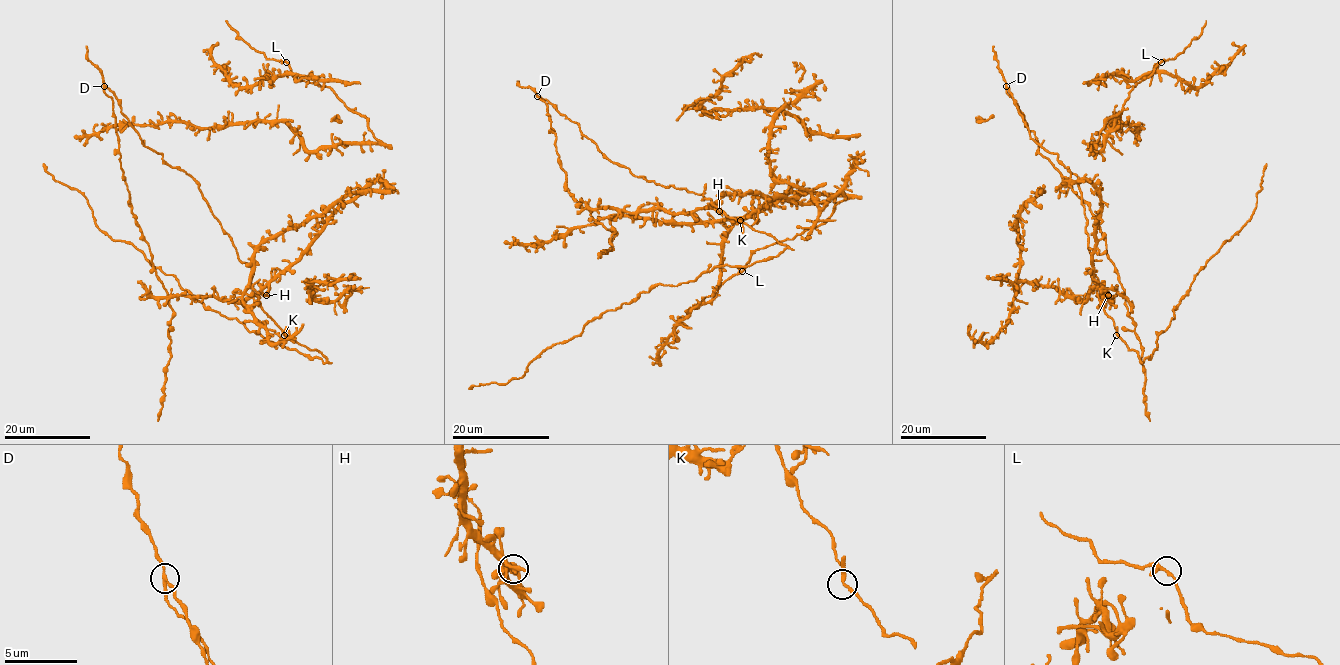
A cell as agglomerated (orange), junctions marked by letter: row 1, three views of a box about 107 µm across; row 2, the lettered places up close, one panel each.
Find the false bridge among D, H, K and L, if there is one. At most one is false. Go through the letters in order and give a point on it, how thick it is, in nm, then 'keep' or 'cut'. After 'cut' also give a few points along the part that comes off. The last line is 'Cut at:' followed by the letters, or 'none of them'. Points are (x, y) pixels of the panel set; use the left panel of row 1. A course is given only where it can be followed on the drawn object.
D: at (104, 86); 190 nm thick; cut; foreign part runs (103, 85), (113, 102), (129, 205), (173, 312), (164, 400), (157, 421)
H: at (266, 295); 200 nm thick; keep
K: at (284, 335); 190 nm thick; keep
L: at (286, 62); 220 nm thick; keep
Cut at: D

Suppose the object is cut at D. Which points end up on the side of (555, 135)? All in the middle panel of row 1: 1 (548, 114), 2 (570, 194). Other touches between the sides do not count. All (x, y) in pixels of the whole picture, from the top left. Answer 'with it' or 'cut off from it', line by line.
1: with it
2: with it

